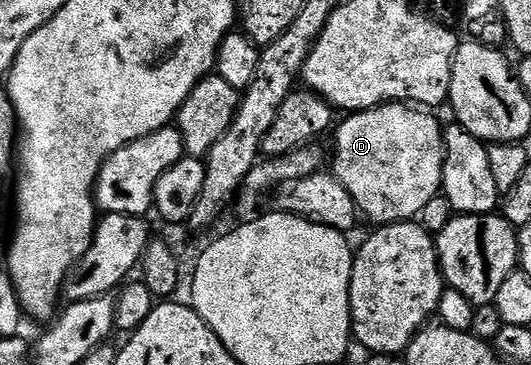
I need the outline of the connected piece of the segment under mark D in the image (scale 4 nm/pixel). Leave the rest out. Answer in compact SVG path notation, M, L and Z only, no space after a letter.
M384 103L381 107L373 107L370 111L358 111L347 116L348 119L340 128L337 126L336 131L336 152L332 155L331 174L336 176L336 180L342 185L346 185L346 189L350 193L350 197L354 201L357 212L361 216L364 215L370 222L375 225L387 225L390 223L403 223L412 221L419 216L422 209L426 209L430 197L441 194L444 185L444 133L445 128L440 127L440 123L435 119L433 112L428 109L417 109L412 105L403 103Z

